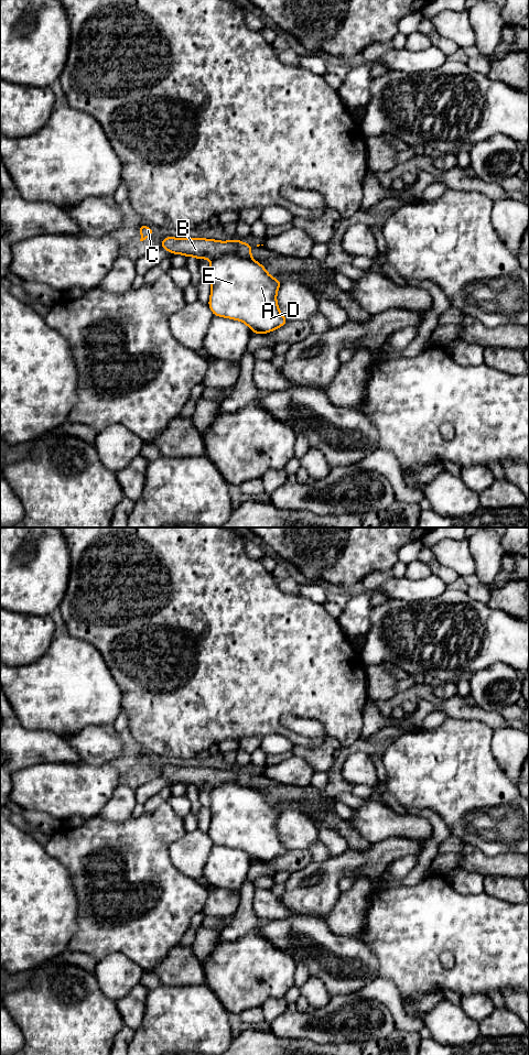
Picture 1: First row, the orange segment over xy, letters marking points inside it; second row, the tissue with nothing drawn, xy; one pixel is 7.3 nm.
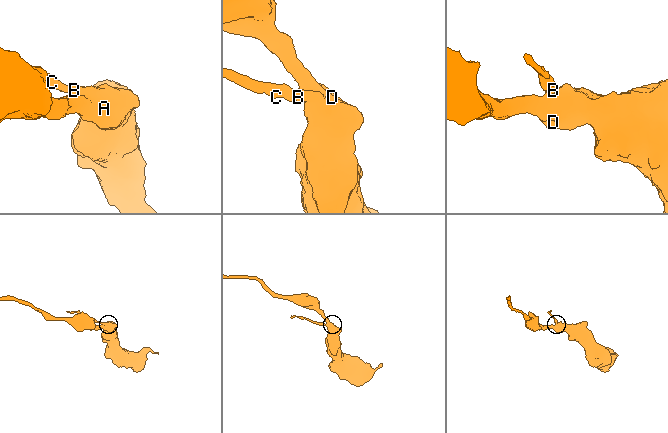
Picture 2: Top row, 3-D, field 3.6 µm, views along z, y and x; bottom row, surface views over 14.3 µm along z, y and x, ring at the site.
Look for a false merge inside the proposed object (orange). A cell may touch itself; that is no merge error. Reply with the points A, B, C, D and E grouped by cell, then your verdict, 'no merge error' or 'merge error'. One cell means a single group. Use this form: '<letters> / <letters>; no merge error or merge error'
A D E / B C; merge error

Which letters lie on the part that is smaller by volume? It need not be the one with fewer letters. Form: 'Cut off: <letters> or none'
Cut off: B, C

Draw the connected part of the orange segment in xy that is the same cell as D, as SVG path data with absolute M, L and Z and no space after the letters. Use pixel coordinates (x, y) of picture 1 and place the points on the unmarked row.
M228 783L212 788L209 794L212 819L208 835L214 845L245 851L253 862L268 862L287 853L281 842L277 822L281 809L272 806L264 795L253 787Z

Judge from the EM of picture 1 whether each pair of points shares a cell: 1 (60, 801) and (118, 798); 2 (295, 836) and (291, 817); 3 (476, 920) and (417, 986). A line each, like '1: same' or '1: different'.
1: different
2: same
3: same

